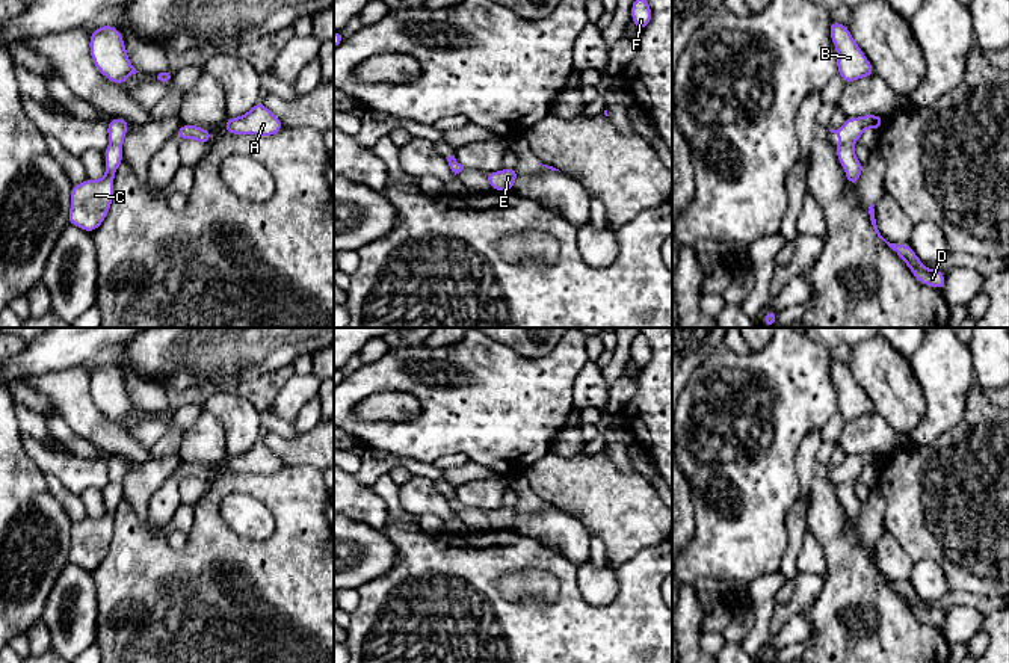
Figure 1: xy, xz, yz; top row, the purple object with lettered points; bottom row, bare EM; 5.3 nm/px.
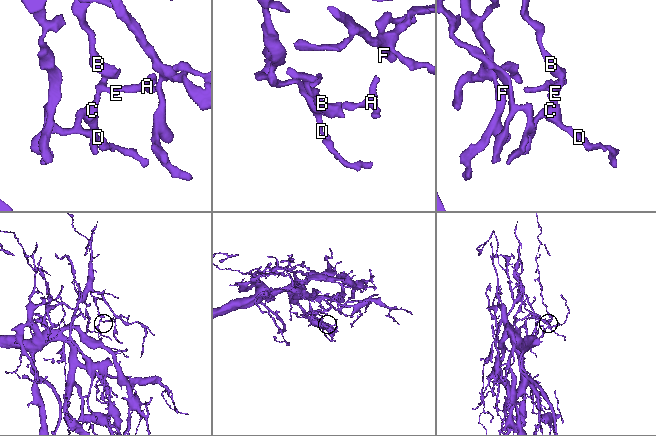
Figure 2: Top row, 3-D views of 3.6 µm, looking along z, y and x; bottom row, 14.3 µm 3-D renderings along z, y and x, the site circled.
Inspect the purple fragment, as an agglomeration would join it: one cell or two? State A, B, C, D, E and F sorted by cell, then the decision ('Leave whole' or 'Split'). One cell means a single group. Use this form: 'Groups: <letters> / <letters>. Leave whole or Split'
Groups: A B C D E F. Leave whole

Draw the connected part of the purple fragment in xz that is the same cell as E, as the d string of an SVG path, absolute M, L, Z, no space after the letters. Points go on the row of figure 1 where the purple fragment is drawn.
M500 169L497 172L485 172L486 180L491 184L491 190L512 190L515 186L518 169Z

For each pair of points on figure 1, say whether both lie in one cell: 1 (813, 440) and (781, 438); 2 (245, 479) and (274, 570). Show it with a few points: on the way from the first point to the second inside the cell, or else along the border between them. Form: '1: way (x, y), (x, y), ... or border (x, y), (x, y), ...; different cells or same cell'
1: border (817, 428), (801, 443), (795, 474); different cells
2: way (269, 497), (284, 512), (284, 545); same cell

